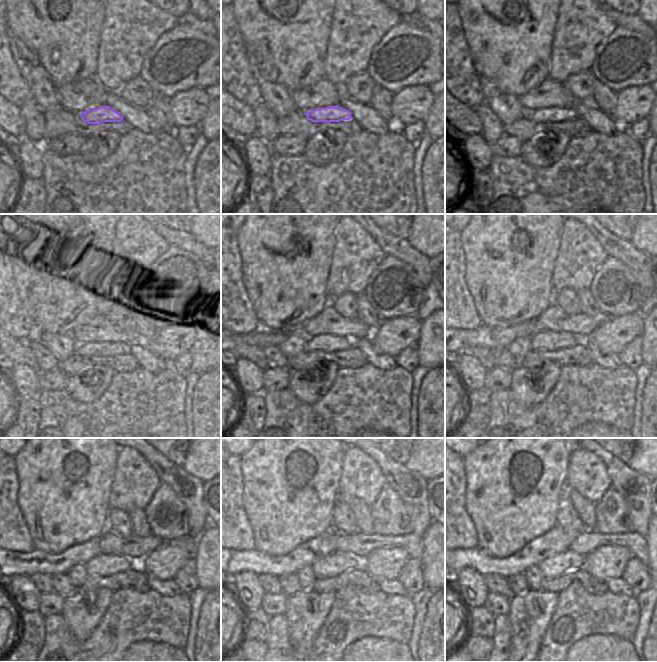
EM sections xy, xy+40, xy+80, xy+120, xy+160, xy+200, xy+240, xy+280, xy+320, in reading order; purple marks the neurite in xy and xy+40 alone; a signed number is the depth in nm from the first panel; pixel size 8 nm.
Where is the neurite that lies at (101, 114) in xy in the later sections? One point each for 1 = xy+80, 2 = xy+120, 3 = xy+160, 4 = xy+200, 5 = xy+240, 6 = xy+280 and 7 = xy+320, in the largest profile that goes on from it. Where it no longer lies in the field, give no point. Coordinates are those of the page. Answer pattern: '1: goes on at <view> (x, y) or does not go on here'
1: goes on at xy+80 (545, 114)
2: goes on at xy+120 (91, 348)
3: goes on at xy+160 (326, 343)
4: goes on at xy+200 (542, 341)
5: goes on at xy+240 (101, 565)
6: goes on at xy+280 (337, 563)
7: goes on at xy+320 (551, 568)

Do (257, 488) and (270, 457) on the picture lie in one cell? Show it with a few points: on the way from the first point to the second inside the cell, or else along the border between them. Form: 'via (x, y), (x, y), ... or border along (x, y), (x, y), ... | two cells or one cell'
via (256, 480), (270, 465) | one cell

